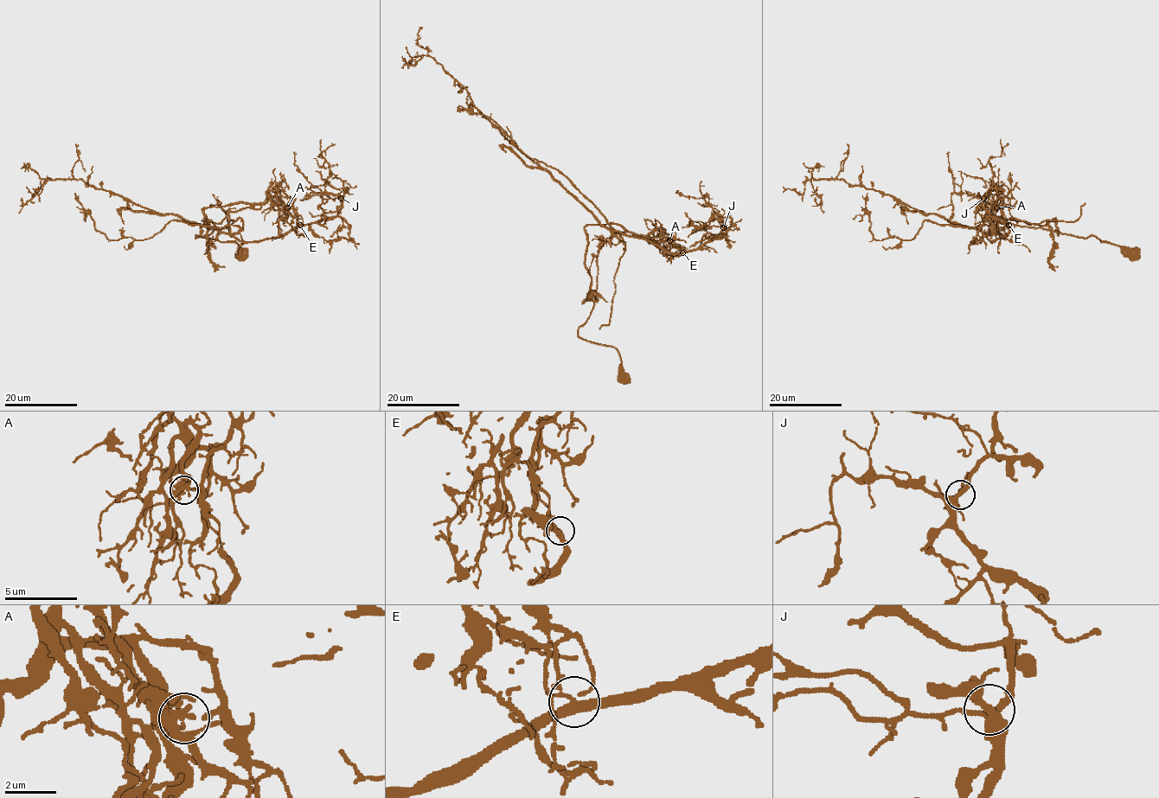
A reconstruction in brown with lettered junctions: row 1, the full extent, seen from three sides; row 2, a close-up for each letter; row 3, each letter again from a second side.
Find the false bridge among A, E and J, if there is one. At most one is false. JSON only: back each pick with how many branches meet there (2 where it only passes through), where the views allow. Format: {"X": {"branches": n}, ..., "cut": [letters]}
{"E": {"branches": 4}, "cut": ["E"]}

